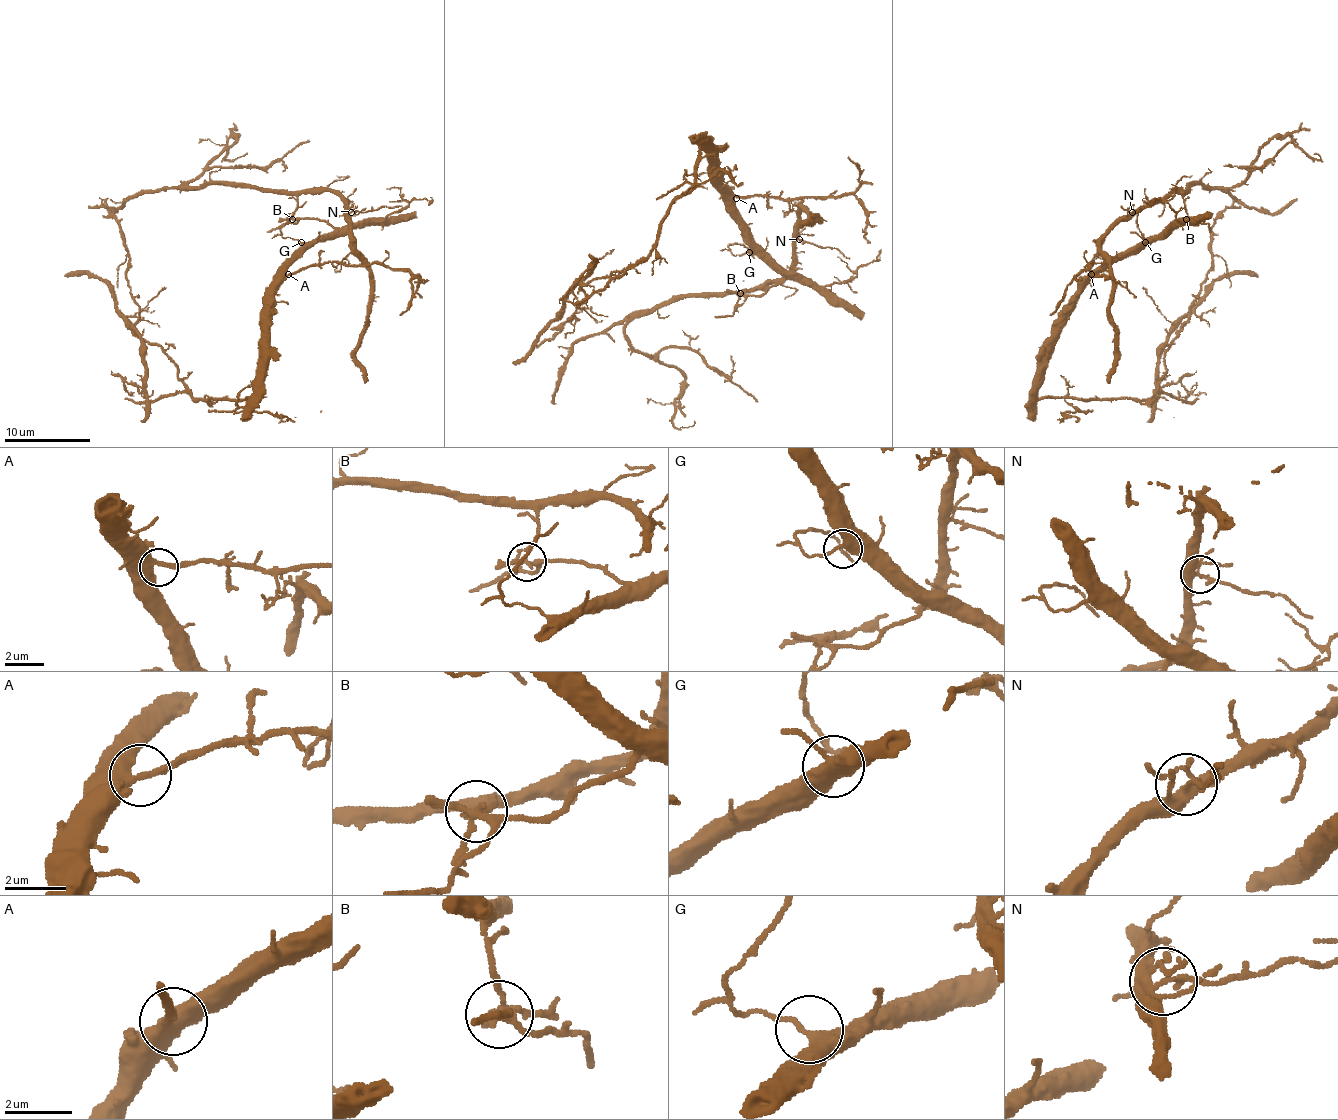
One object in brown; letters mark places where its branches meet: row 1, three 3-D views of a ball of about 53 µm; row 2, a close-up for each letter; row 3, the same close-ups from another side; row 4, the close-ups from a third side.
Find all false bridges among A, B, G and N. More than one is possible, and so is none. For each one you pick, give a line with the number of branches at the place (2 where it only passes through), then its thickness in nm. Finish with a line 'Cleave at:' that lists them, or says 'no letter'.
B: 5 branches meet; 240 nm thick
Cleave at: B

